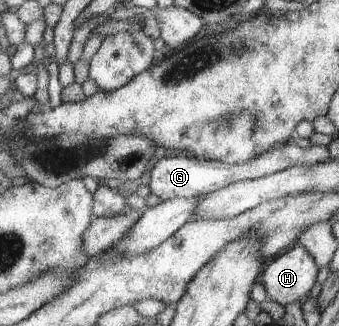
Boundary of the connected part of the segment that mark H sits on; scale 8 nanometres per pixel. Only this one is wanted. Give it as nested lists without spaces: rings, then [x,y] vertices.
[[[297,244],[268,261],[260,275],[260,283],[267,298],[284,306],[289,305],[313,289],[319,268],[309,250]]]

